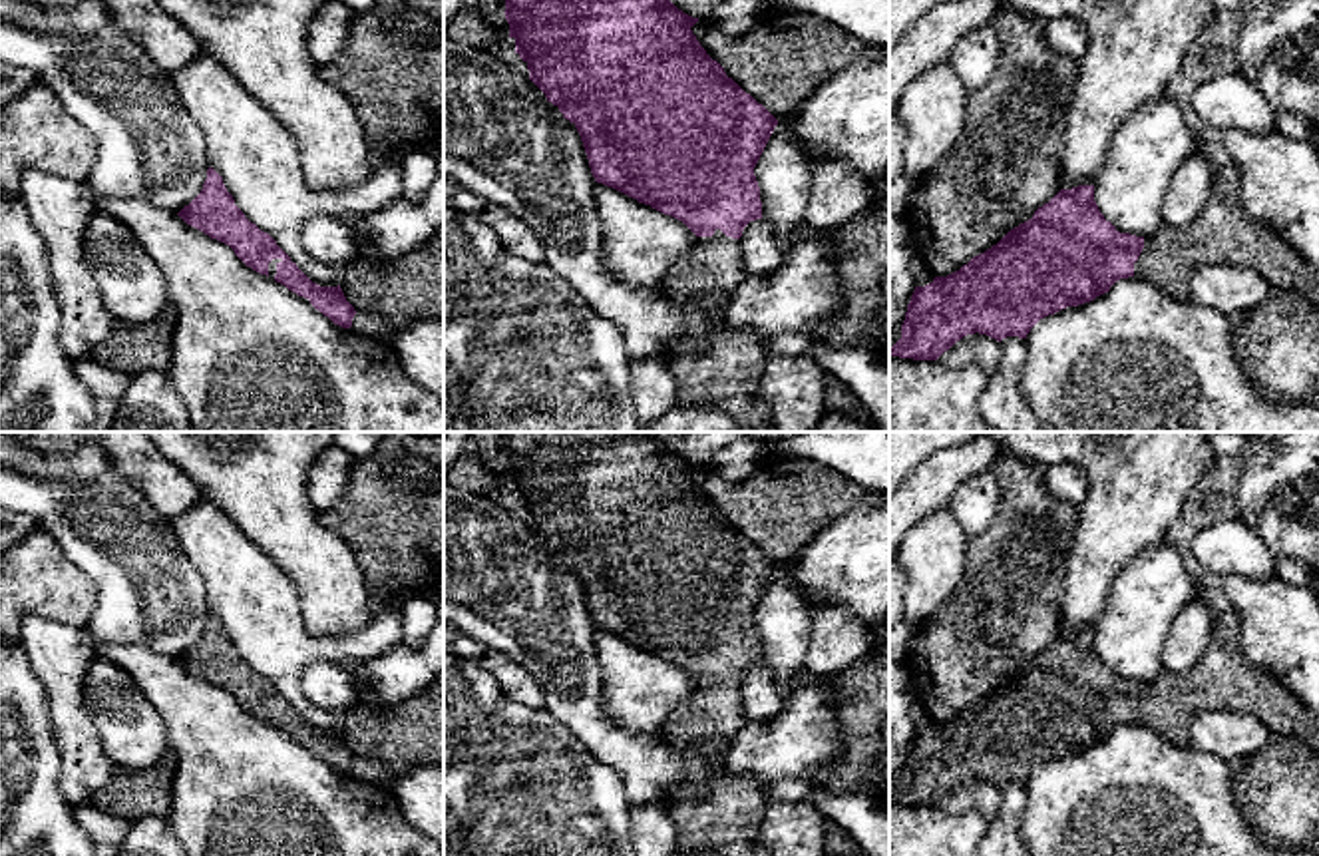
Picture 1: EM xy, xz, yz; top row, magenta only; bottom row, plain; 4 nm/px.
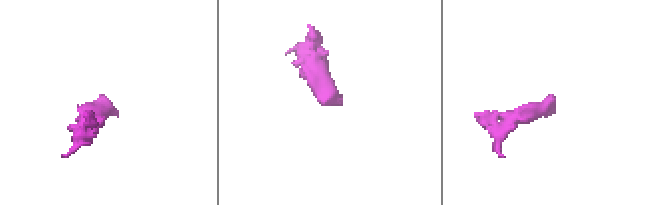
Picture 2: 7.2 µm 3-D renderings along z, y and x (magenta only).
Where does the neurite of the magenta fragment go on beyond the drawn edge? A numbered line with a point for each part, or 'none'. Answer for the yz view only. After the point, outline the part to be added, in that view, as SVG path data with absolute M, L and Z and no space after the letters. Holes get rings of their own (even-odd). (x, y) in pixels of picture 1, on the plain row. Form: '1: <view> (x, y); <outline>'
1: yz (1224, 679); M1229 605L1220 607L1214 619L1210 649L1190 669L1160 675L1144 683L1144 695L1134 709L1134 723L1148 725L1174 745L1190 743L1190 723L1204 711L1233 711L1257 719L1271 735L1299 739L1319 752L1319 717L1311 713L1287 687L1285 679L1255 667L1239 649L1239 617Z

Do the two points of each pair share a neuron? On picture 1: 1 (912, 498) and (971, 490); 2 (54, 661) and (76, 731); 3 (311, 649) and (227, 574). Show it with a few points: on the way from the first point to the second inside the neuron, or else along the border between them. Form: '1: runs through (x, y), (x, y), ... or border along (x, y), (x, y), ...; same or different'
1: border along (989, 468), (969, 474), (945, 506); different
2: runs through (62, 679), (68, 713); same
3: runs through (291, 638), (247, 594); same

